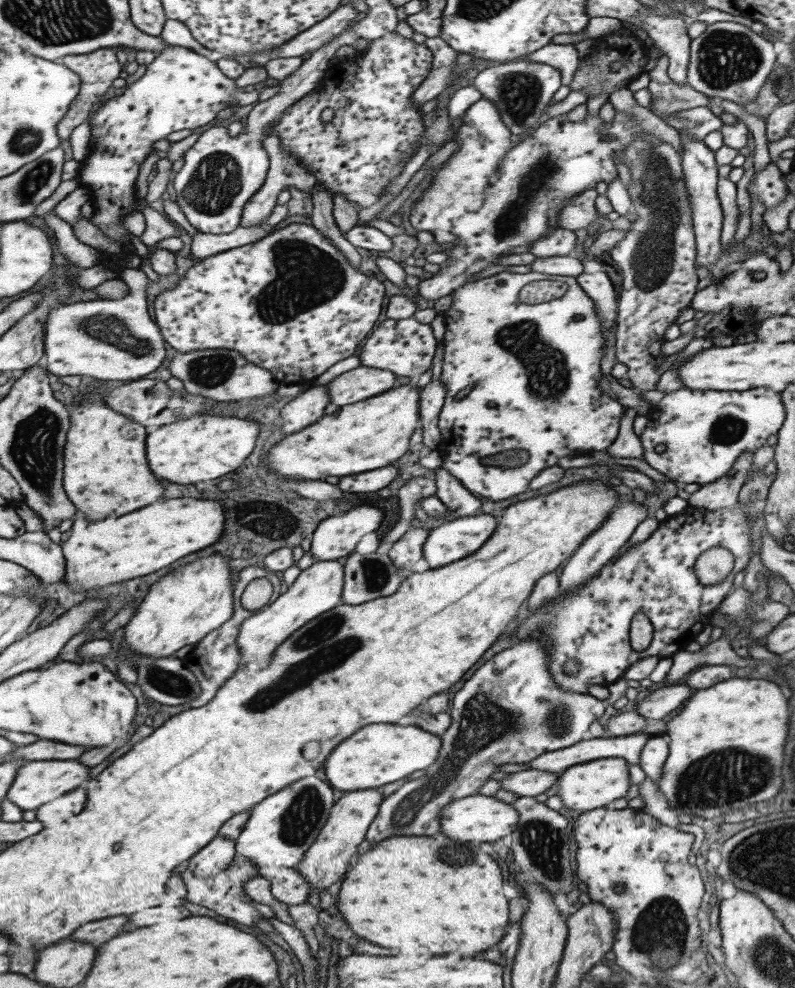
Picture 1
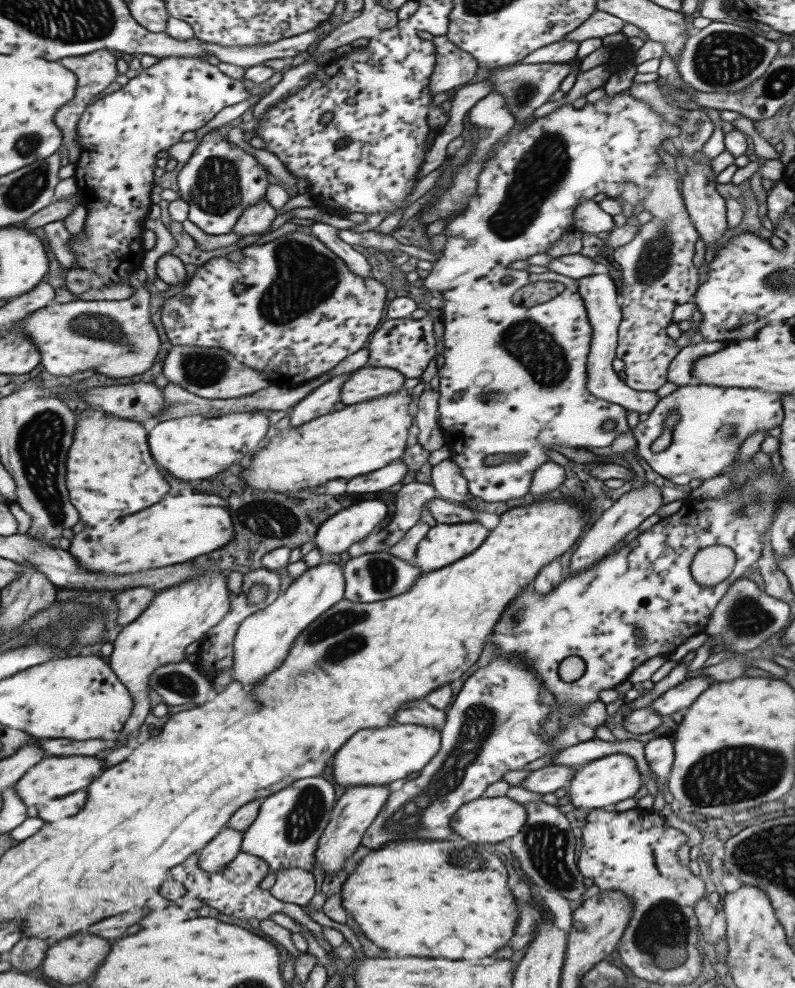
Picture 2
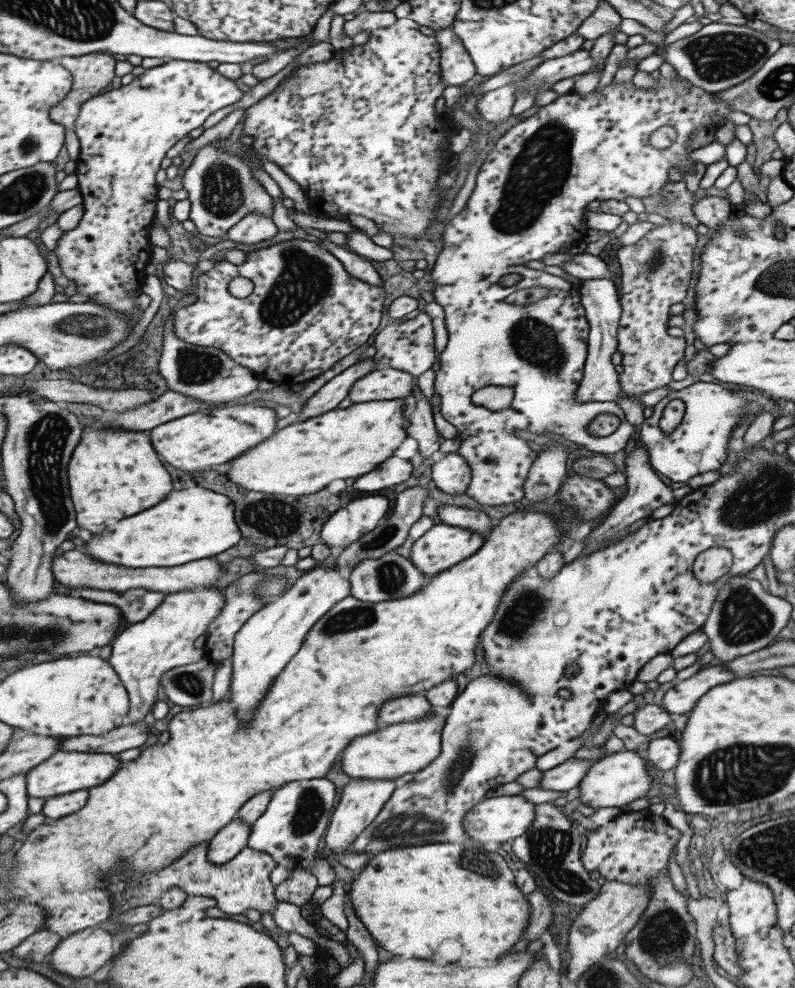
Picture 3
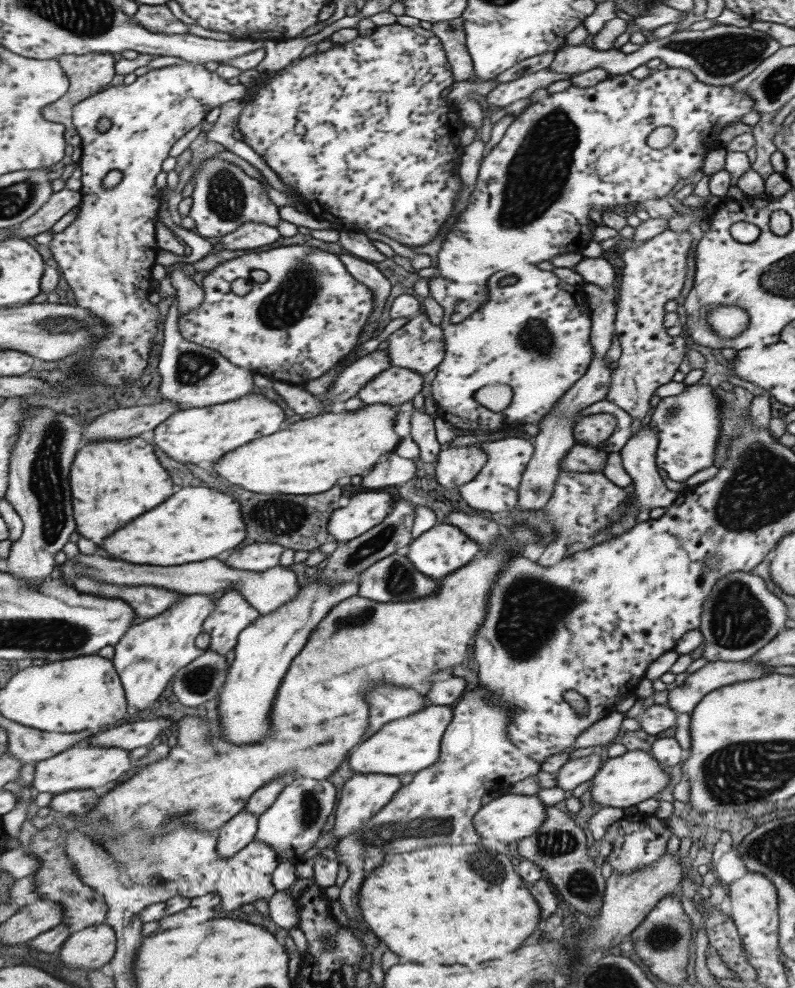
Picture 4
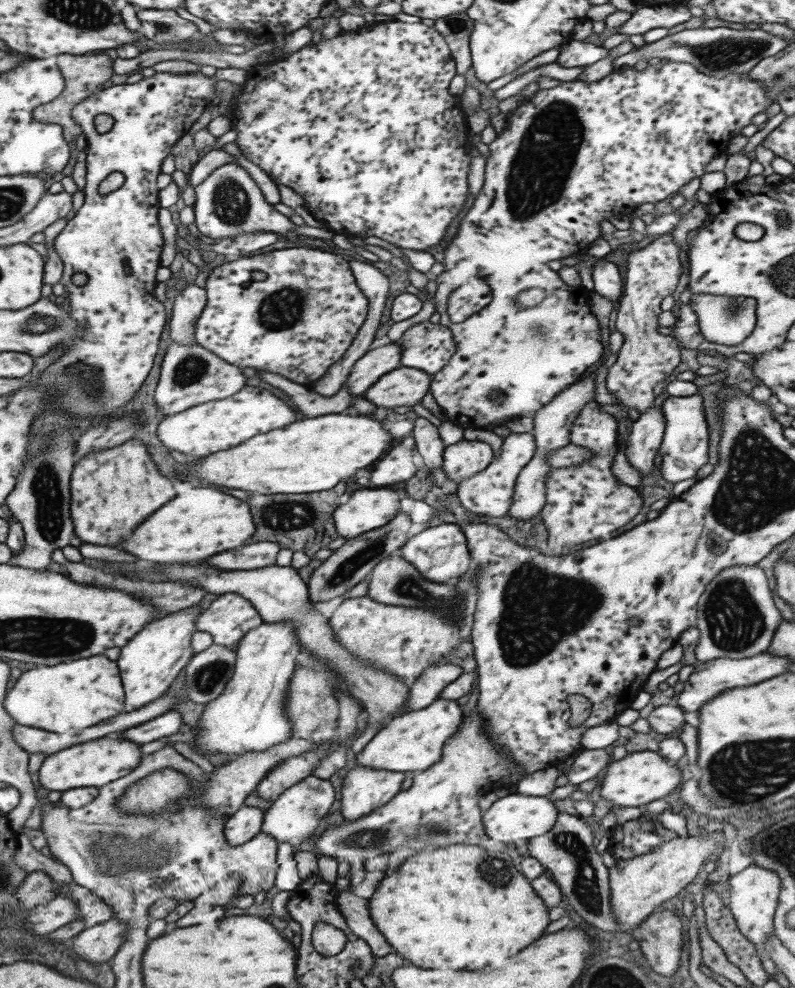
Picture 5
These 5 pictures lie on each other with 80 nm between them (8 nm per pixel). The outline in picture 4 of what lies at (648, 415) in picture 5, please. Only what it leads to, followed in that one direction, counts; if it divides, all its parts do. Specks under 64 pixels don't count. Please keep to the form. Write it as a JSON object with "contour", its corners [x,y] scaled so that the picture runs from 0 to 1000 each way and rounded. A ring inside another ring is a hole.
{"contour":[[[811,429],[806,432],[799,440],[794,440],[794,443],[789,445],[786,451],[782,451],[777,455],[781,464],[781,470],[784,476],[794,484],[794,492],[796,492],[796,498],[792,499],[792,514],[801,512],[801,516],[818,516],[820,514],[838,514],[842,512],[849,504],[853,503],[854,499],[840,496],[831,482],[826,479],[826,473],[824,472],[824,456],[826,453],[828,443],[825,435]]]}

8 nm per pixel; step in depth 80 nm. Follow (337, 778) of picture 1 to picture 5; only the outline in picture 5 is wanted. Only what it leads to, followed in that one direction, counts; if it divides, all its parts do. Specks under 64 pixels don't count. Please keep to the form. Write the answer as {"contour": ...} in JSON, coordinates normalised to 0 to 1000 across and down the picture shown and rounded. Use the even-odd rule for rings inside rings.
{"contour":[[[547,707],[537,716],[514,720],[494,726],[462,750],[447,764],[450,775],[494,781],[519,781],[535,779],[553,768],[556,753],[572,741],[582,722],[577,717],[581,709]]]}

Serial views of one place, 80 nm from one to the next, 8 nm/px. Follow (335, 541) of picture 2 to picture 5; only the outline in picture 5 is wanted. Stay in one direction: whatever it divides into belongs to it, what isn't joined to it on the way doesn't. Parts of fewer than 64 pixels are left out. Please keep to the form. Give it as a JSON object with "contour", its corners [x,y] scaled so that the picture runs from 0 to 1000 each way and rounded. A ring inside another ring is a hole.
{"contour":[[[489,493],[444,496],[433,510],[418,518],[426,544],[438,546],[482,532],[502,518],[502,500]]]}

